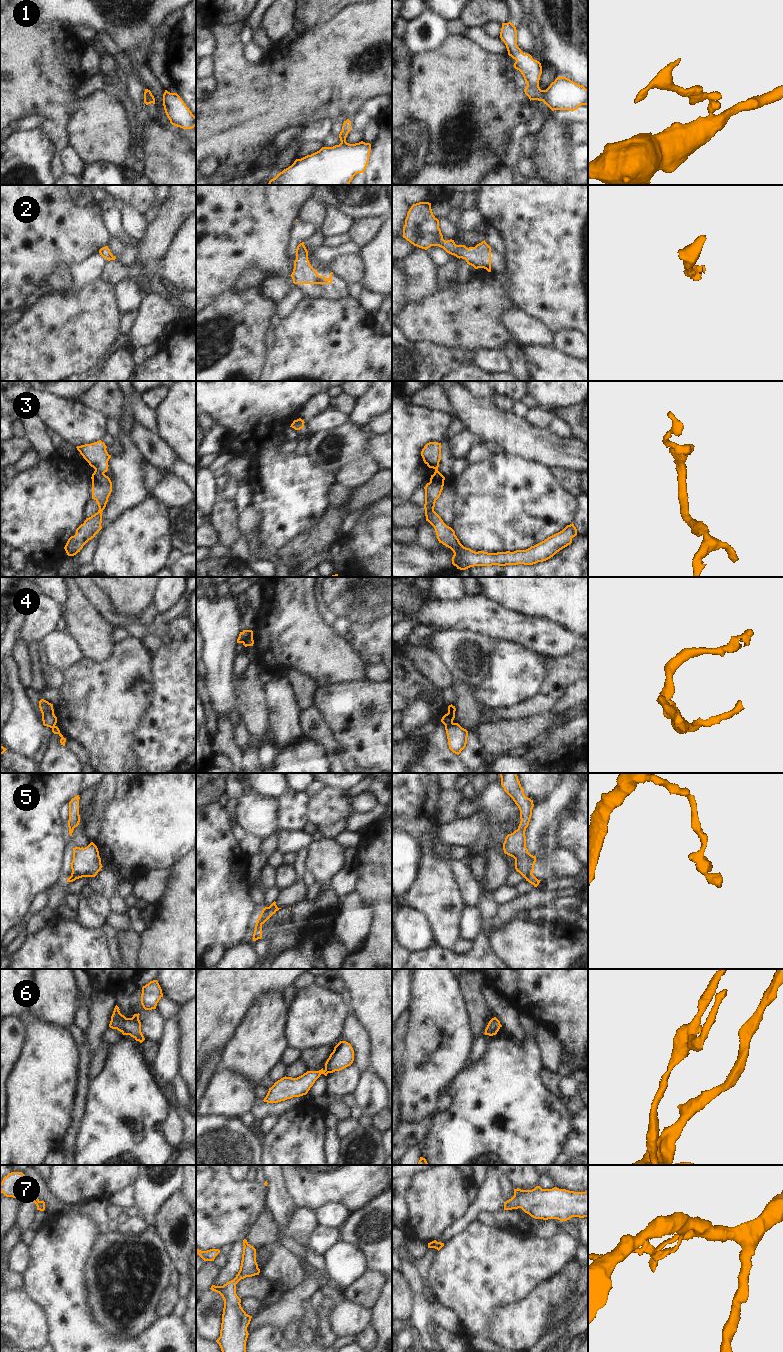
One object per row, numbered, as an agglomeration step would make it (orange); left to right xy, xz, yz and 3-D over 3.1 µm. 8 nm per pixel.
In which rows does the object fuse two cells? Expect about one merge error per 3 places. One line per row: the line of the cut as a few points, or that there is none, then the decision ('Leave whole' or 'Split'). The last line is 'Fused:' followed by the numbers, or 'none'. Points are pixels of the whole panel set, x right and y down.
1: Split along yz (544, 90), (543, 101). Split
2: No split. Leave whole
3: Split along xy (95, 469), (103, 473). Split
4: Split along xz (250, 630), (243, 643). Split
5: No split. Leave whole
6: No split. Leave whole
7: No split. Leave whole
Fused: 1, 3, 4

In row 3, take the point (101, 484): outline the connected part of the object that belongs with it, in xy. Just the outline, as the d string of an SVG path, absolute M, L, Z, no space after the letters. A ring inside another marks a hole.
M94 471L92 474L92 499L99 507L97 513L86 518L83 524L76 529L76 534L71 536L64 549L68 556L74 556L83 546L102 529L102 512L106 507L108 498L112 492L112 482L104 473Z

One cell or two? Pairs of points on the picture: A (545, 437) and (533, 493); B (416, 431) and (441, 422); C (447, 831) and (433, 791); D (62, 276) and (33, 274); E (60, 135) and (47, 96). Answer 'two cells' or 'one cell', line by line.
A: two cells
B: one cell
C: two cells
D: two cells
E: one cell

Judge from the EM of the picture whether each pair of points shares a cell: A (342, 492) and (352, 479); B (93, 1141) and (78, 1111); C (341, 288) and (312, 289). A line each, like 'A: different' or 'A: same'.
A: different
B: different
C: same

